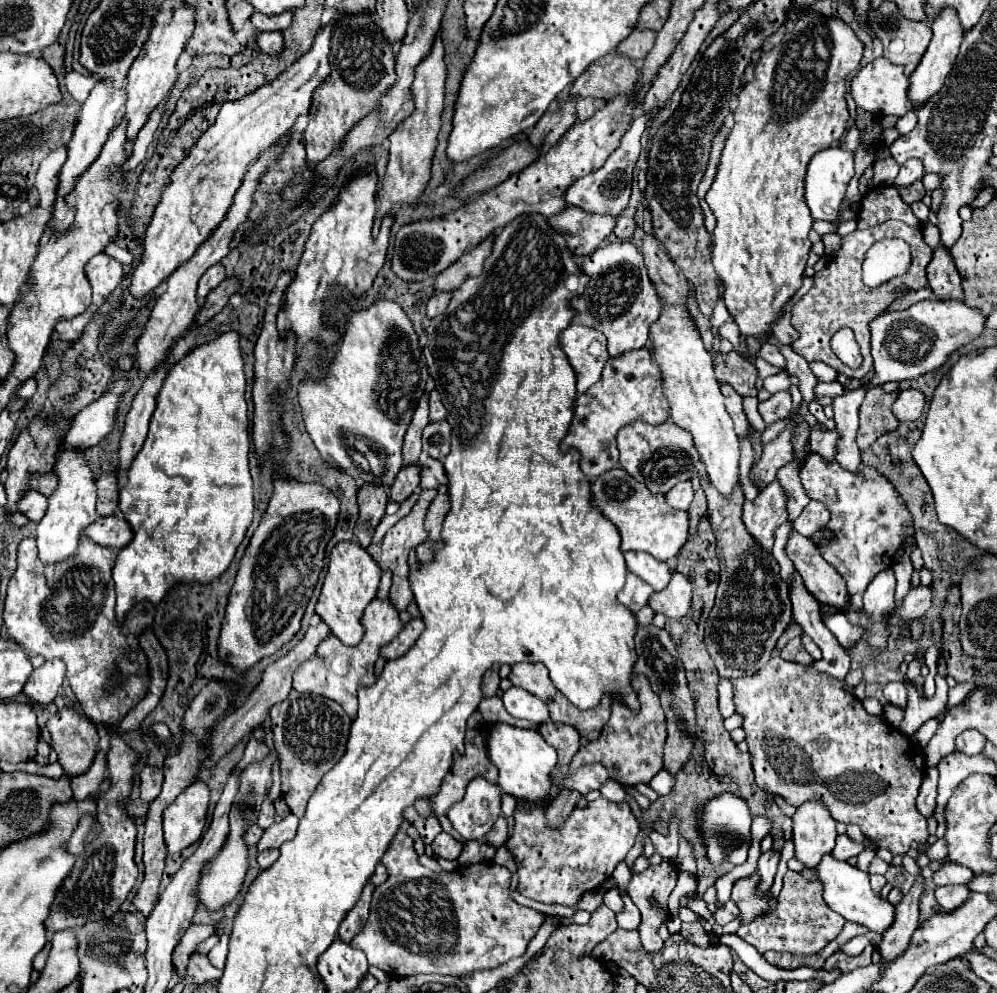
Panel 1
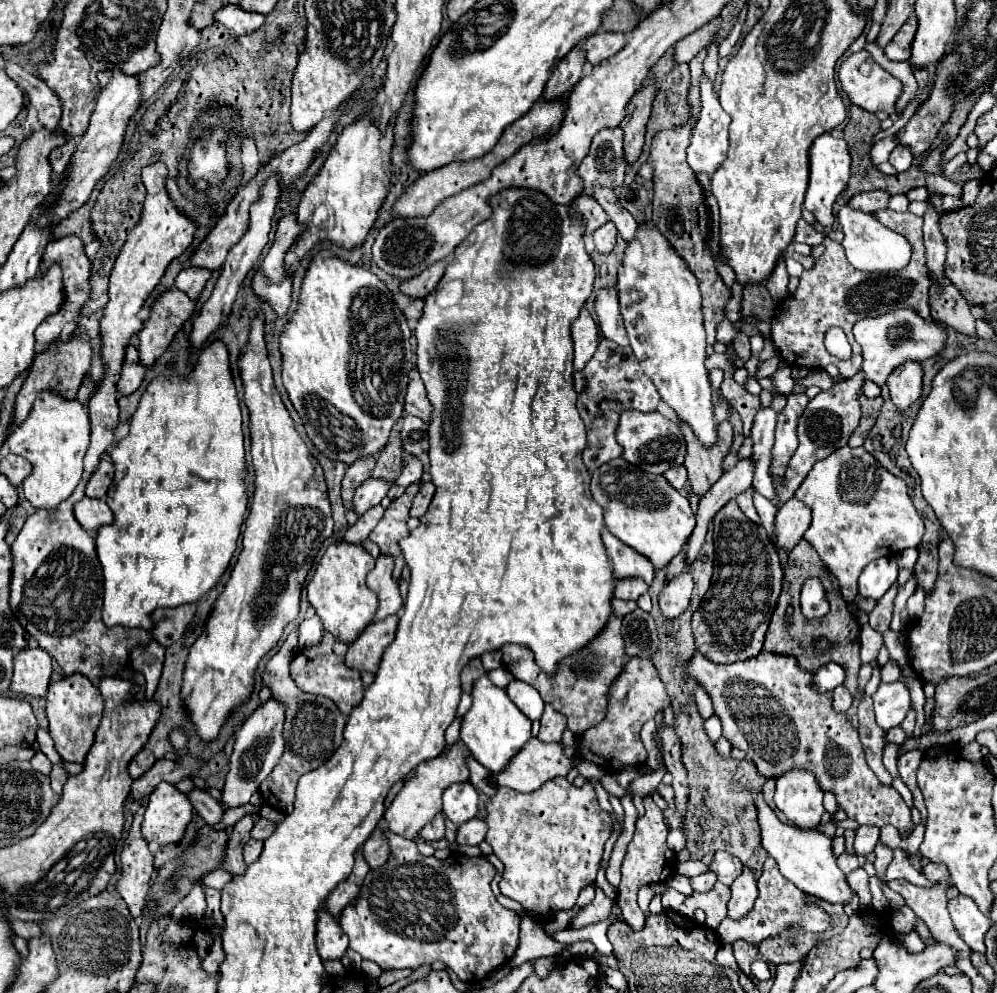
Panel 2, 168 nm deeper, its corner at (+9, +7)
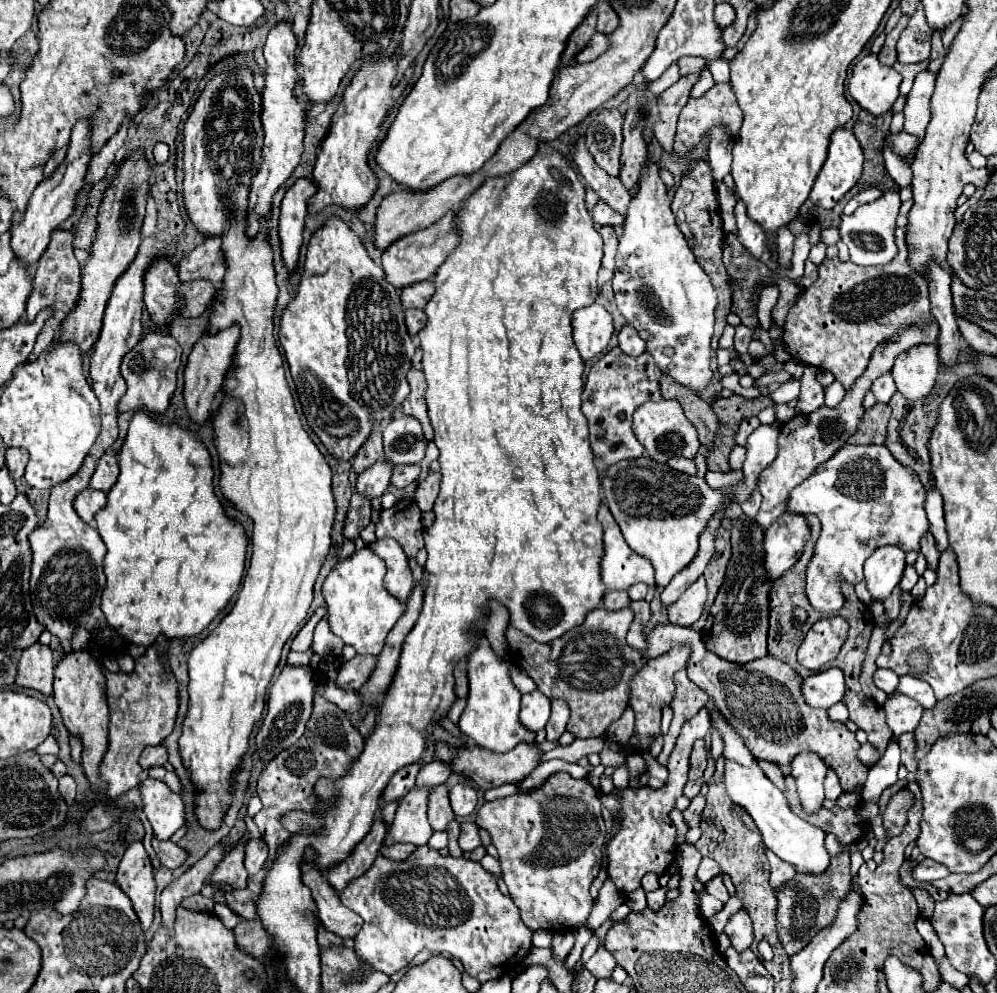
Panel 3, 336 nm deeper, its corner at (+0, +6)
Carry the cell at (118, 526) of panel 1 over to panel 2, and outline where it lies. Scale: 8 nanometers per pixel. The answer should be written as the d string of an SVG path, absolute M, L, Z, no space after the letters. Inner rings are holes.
M82 498L74 504L74 516L86 532L98 532L100 526L114 522L114 514L104 500Z

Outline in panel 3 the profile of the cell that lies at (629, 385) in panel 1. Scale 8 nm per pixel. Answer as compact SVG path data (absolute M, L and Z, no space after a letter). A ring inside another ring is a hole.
M613 347L599 361L593 363L585 381L581 411L589 423L591 449L599 459L603 459L605 465L615 465L621 459L637 459L643 455L645 449L631 429L633 411L645 401L661 399L661 391L657 385L659 377L661 371L647 351L641 357L629 357L619 347Z

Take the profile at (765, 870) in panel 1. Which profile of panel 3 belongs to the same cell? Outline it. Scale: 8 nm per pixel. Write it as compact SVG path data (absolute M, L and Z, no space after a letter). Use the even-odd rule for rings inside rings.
M745 911L735 913L725 925L725 935L731 939L731 947L737 953L749 949L749 945L753 943L753 927L751 927L749 915Z

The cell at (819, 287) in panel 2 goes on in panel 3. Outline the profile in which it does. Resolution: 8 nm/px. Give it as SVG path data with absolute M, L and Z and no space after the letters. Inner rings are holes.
M905 227L895 231L895 243L899 251L887 267L859 267L851 261L843 263L839 259L825 259L819 265L817 281L809 289L803 289L795 305L787 311L783 343L787 345L789 353L805 365L831 371L845 389L851 389L853 383L863 375L875 345L885 341L885 337L891 337L901 321L911 321L913 317L931 317L927 279L917 277L909 265L905 265Z

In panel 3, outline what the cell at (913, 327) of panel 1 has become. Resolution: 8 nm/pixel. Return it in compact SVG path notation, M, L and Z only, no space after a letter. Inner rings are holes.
M891 373L875 379L871 385L871 391L873 391L877 403L887 403L891 399L891 395L895 393L895 381L893 381Z

